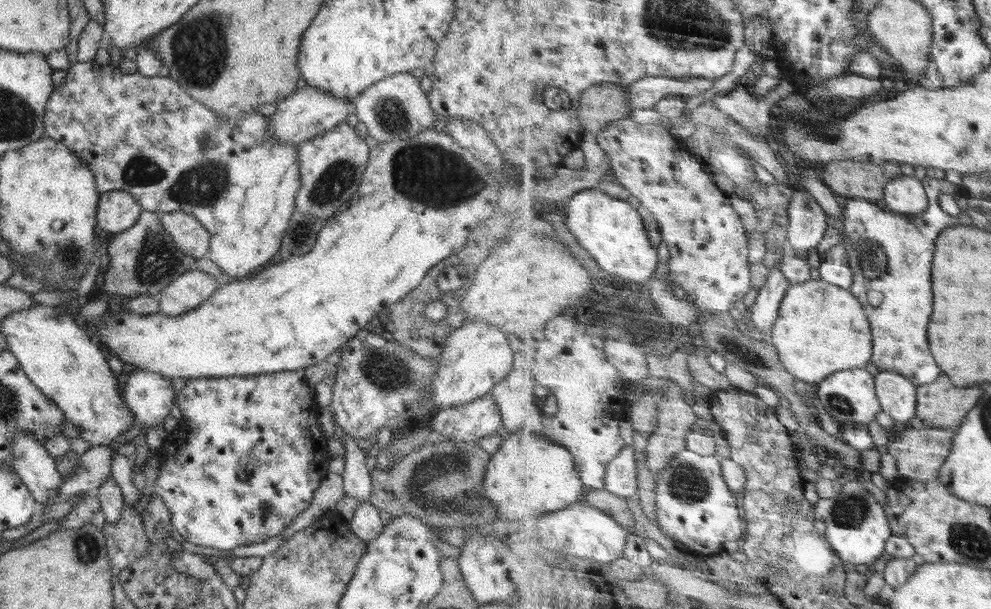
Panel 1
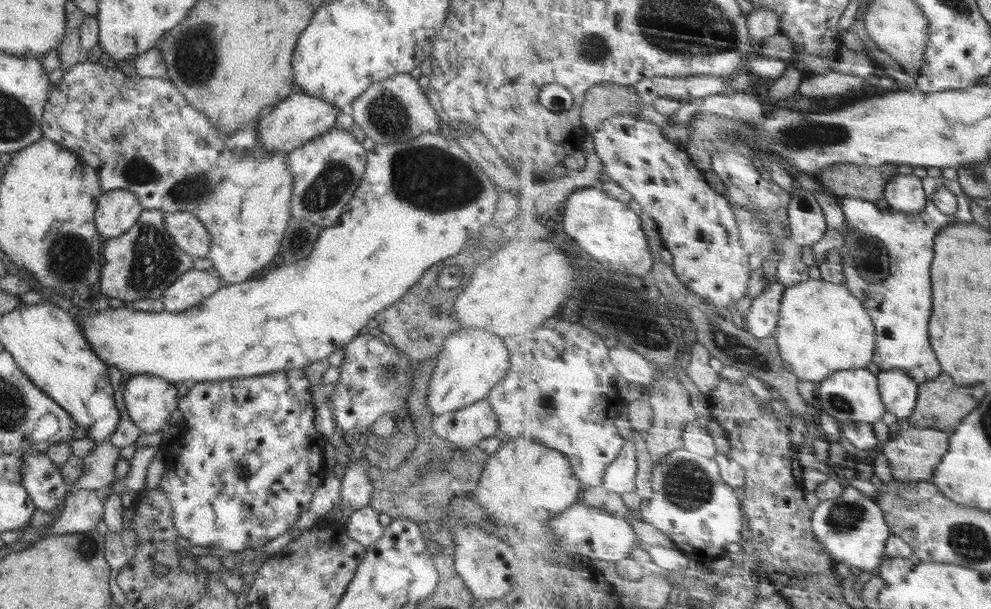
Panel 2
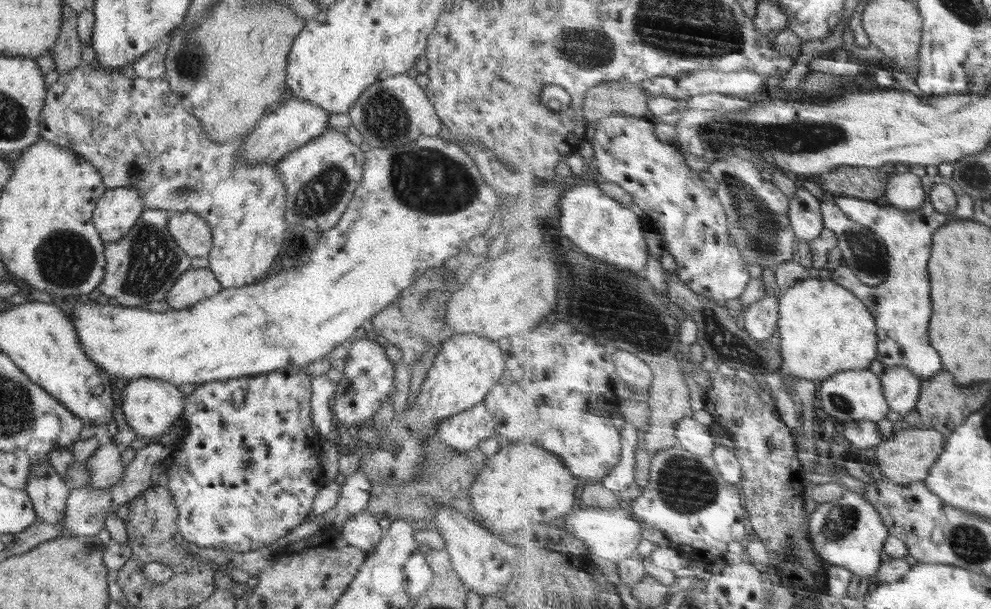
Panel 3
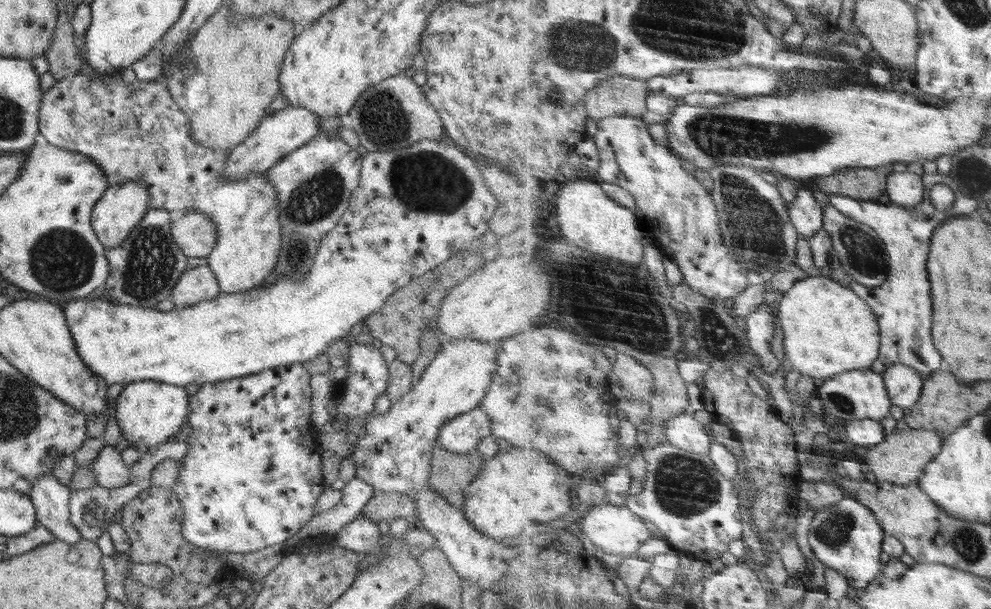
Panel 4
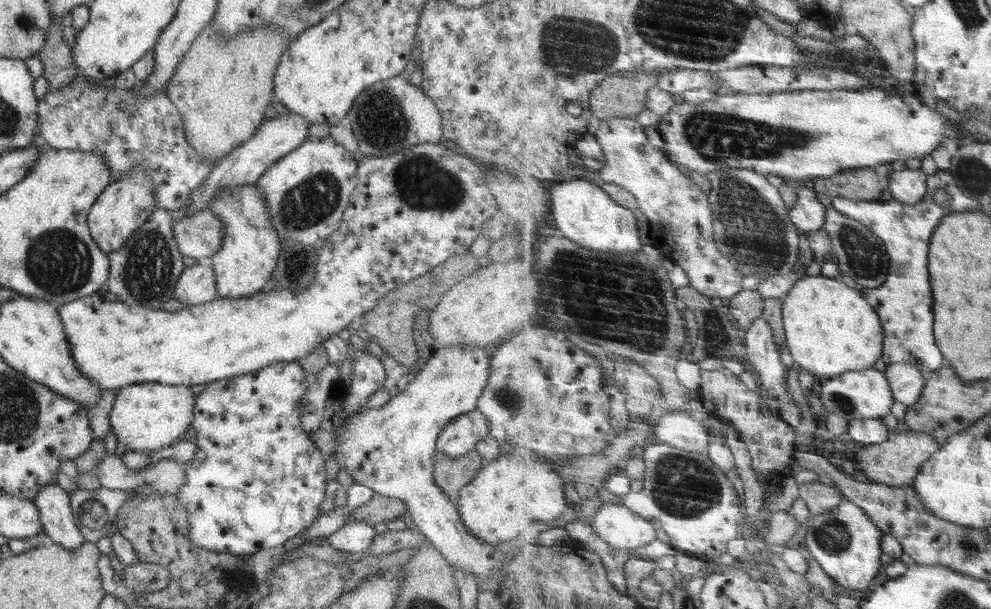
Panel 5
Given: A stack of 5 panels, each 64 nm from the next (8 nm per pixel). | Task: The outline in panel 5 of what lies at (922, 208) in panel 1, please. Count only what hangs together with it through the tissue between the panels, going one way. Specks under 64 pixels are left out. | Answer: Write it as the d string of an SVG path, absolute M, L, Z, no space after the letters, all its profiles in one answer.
M909 168L901 172L896 171L891 179L892 183L889 189L896 201L905 204L919 204L926 199L929 192L927 184L929 177L922 168L919 171Z

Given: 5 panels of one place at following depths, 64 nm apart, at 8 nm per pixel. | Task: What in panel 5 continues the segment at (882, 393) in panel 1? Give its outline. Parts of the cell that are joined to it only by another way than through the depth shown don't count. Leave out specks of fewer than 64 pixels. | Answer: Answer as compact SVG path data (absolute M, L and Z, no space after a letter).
M894 363L887 366L885 373L896 401L904 403L909 408L923 398L930 374L920 370L916 364Z

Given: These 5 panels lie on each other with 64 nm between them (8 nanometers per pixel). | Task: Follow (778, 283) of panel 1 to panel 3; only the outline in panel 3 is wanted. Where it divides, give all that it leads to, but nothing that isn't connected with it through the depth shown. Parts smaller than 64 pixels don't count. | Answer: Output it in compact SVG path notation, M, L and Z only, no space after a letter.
M768 296L750 306L742 319L744 327L762 343L770 340L779 330L781 296Z

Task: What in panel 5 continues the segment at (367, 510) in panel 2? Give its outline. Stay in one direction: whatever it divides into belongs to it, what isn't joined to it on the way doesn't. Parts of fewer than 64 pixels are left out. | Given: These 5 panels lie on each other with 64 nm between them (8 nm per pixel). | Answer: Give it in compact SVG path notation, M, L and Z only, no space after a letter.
M349 521L342 528L327 537L336 550L348 553L368 552L372 546L376 530L364 521Z

